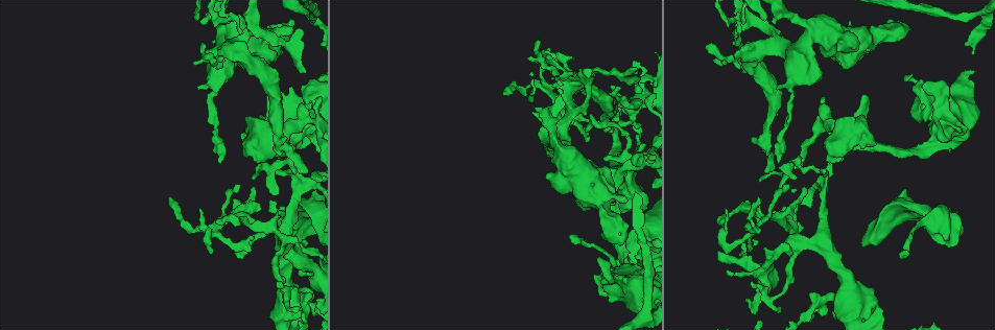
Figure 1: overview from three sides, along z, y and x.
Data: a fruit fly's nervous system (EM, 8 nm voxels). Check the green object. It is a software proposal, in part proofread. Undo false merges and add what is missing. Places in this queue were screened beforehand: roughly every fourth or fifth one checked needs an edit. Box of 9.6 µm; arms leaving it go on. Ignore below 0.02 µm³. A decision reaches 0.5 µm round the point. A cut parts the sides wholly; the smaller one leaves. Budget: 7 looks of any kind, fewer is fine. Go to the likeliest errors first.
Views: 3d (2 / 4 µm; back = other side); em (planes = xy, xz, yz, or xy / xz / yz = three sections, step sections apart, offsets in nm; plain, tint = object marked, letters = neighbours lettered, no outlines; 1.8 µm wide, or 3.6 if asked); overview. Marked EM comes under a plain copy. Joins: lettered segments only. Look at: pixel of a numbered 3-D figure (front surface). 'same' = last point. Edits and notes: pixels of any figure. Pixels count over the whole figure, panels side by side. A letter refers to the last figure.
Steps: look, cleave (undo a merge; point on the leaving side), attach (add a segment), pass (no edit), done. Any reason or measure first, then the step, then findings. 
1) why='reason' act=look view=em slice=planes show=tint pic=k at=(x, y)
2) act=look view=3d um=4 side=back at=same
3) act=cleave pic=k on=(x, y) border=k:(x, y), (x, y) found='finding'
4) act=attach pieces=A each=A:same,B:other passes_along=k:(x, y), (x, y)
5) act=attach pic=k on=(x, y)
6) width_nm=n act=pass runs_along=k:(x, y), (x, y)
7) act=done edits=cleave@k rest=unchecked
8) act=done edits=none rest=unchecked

why='touches itself' act=look view=em slice=planes show=tint pic=1 at=(306, 216)

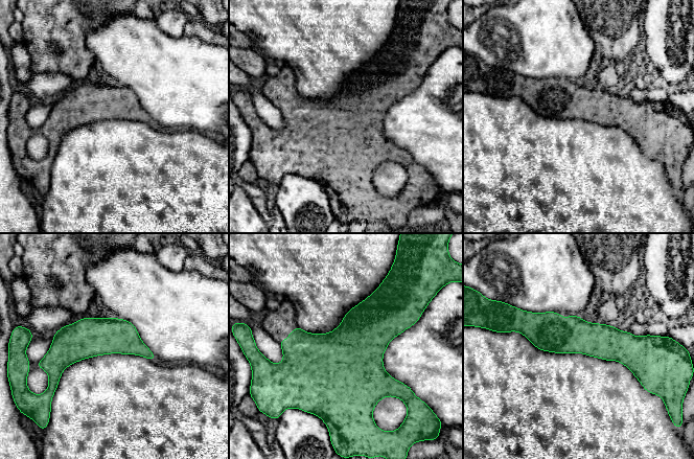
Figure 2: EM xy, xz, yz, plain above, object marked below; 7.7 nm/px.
why='see the neighbours' act=look view=em slice=planes show=letters at=same

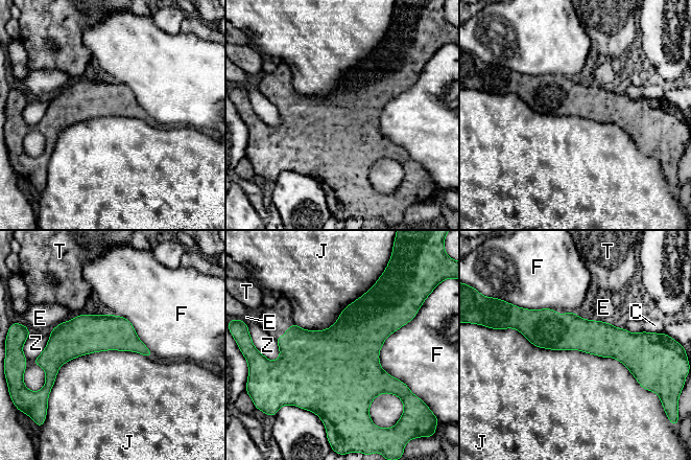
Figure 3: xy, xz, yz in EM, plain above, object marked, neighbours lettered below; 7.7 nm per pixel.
width_nm=280 act=pass each=C:other,E:other,F:other,J:other,T:other,Z:other found='all the same cell'

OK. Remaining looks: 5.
why='sudden change in width' act=look view=3d um=4 pic=1 at=(262, 40)

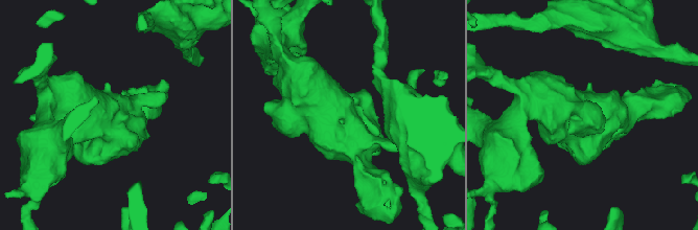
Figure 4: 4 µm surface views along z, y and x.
why='need the tissue' act=look view=em um=3.6 slice=xy step=4 show=tint pic=4 at=(109, 108)

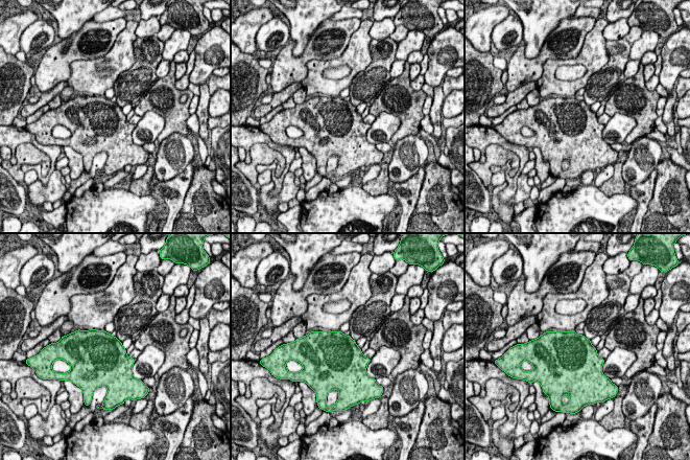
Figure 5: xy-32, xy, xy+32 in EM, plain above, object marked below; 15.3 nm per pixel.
act=look view=em um=3.6 slice=planes show=letters at=same

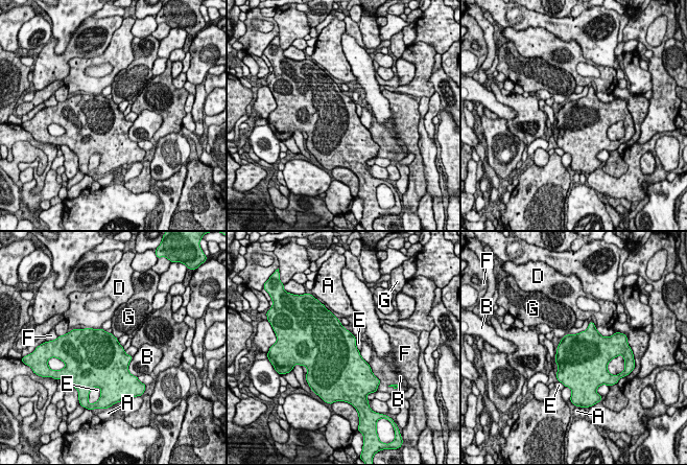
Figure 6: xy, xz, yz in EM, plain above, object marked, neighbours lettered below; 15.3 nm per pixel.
act=pass each=A:other,B:other,D:other,E:other,F:other,G:other border=6:(112, 332), (117, 339) found='one cell here'

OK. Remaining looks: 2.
why='thick end' act=look view=em slice=yz step=8 show=letters pic=1 at=(598, 293)

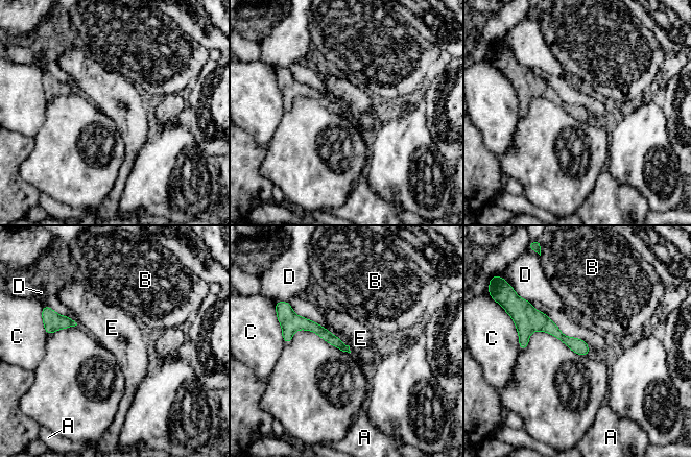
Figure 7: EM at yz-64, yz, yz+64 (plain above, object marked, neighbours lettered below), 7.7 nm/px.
longest_contact=C:240nm act=pass each=A:other,B:other,C:other,D:other,E:other found='none of them fits'

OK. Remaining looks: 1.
act=done edits=none rest=unchecked

